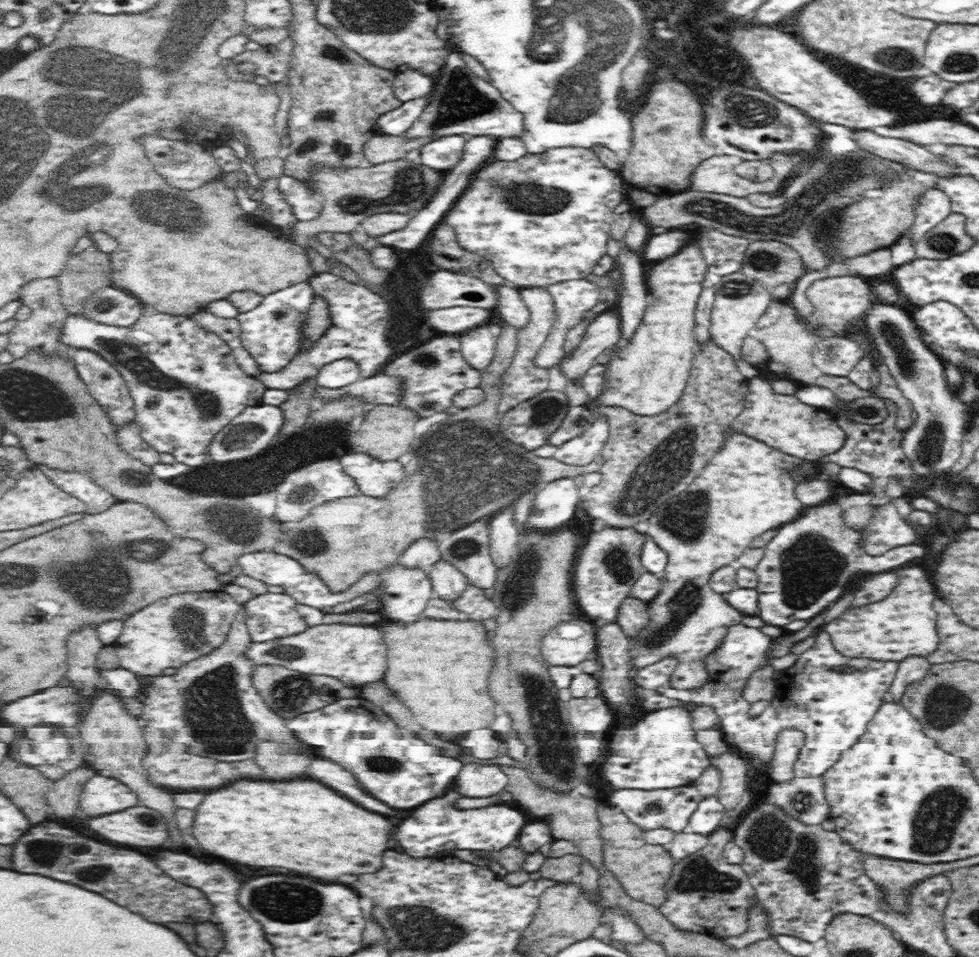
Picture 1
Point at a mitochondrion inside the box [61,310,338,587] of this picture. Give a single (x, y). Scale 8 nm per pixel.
(131, 359)

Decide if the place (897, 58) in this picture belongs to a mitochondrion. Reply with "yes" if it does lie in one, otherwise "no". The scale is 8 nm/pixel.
yes

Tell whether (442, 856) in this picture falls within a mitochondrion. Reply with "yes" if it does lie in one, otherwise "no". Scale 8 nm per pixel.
no

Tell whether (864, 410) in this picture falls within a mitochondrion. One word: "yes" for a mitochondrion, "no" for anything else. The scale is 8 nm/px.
yes

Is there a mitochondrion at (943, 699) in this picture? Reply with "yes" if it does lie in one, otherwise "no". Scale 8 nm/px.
yes

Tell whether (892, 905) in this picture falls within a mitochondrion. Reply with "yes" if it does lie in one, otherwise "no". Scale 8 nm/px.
no

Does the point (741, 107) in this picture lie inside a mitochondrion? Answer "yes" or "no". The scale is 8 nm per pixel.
yes

